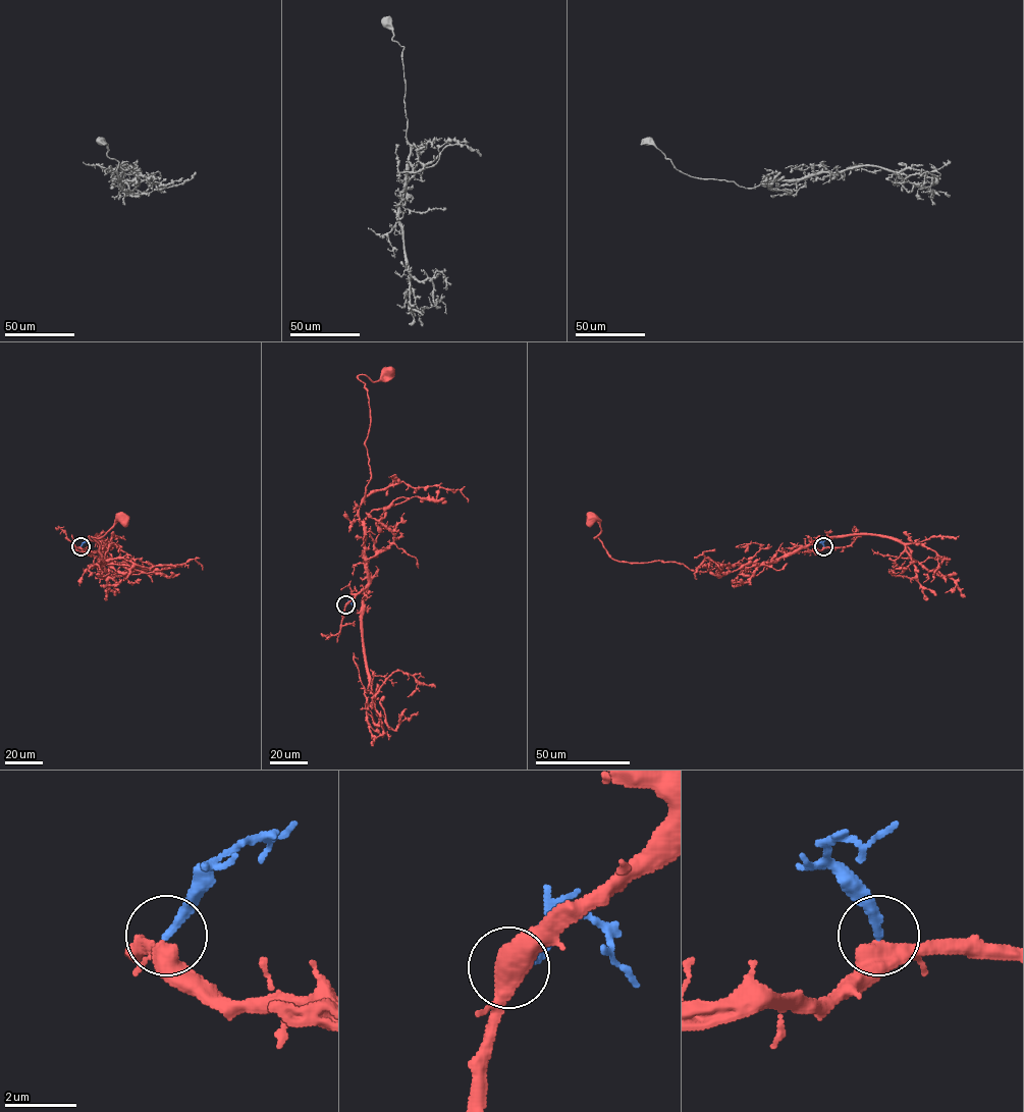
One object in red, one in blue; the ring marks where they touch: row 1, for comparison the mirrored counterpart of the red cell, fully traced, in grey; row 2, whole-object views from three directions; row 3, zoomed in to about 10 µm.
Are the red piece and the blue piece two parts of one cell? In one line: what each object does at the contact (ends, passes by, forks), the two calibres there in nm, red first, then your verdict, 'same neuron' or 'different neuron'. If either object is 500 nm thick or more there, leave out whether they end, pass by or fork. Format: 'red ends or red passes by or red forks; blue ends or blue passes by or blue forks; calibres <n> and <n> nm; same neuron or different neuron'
red passes by; blue ends; calibres 480 and 240 nm; same neuron

